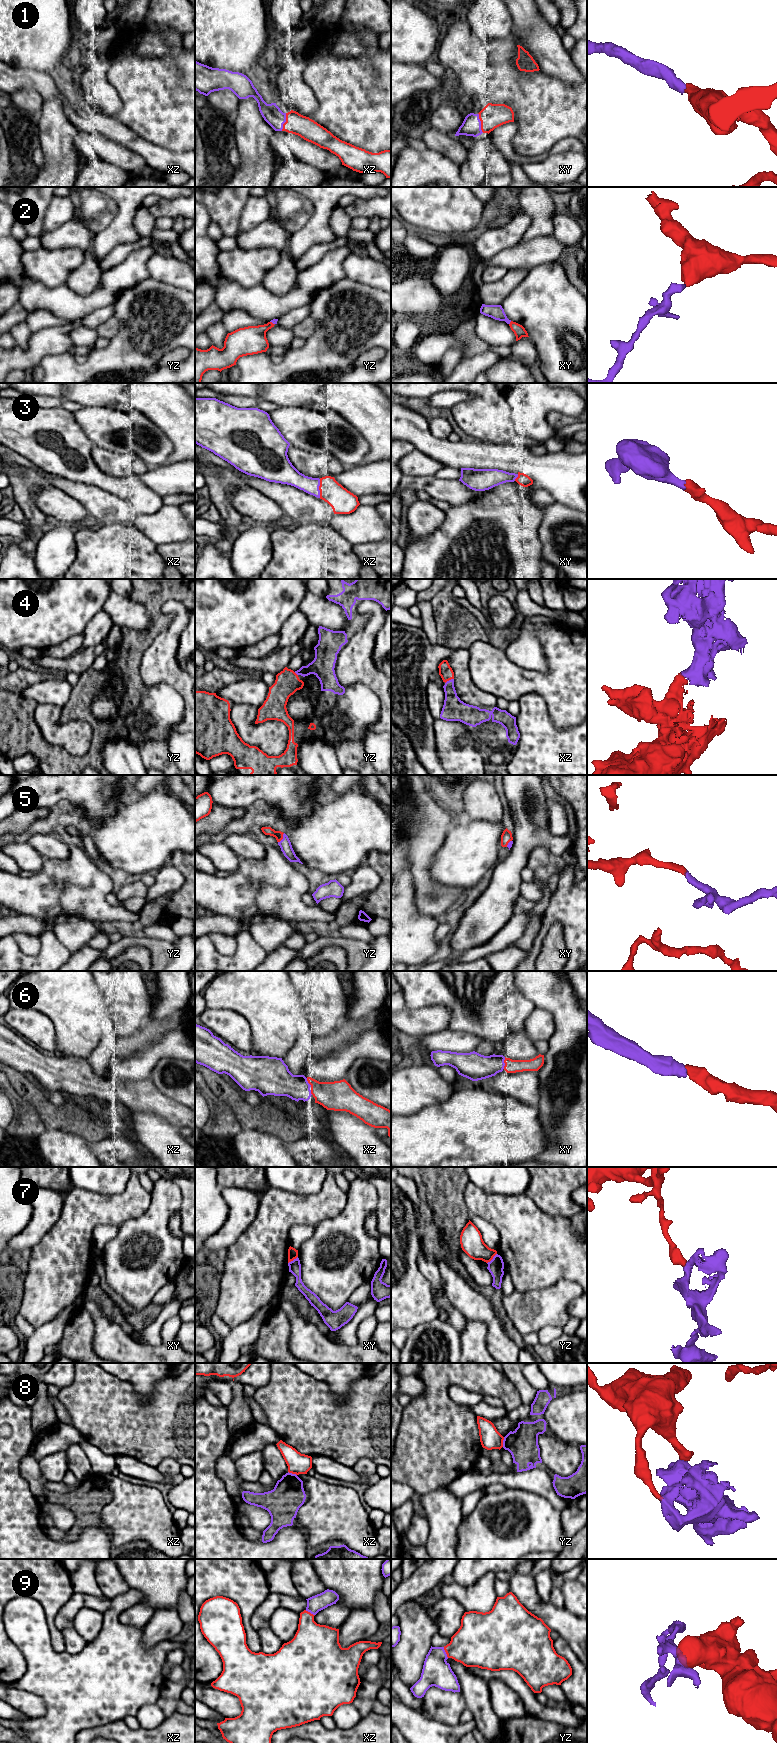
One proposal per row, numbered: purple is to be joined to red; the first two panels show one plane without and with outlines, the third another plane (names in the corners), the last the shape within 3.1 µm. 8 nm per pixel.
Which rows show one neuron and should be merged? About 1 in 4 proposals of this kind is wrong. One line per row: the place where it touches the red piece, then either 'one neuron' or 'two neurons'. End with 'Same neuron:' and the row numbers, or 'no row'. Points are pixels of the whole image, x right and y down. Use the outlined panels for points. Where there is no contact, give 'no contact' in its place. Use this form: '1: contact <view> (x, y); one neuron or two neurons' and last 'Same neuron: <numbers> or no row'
1: contact xy (481, 123); one neuron
2: contact xy (510, 323); one neuron
3: contact xz (319, 488); one neuron
4: contact xz (449, 679); one neuron
5: contact yz (282, 838); one neuron
6: contact xy (504, 1062); one neuron
7: contact yz (492, 1258); two neurons
8: contact yz (502, 1442); two neurons
9: contact yz (445, 1651); one neuron
Same neuron: 1, 2, 3, 4, 5, 6, 9

